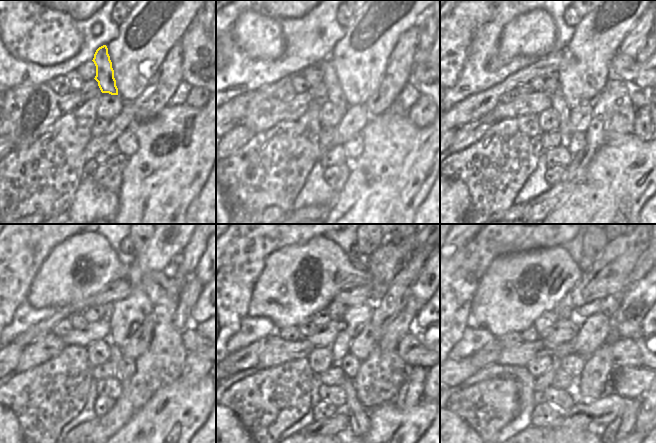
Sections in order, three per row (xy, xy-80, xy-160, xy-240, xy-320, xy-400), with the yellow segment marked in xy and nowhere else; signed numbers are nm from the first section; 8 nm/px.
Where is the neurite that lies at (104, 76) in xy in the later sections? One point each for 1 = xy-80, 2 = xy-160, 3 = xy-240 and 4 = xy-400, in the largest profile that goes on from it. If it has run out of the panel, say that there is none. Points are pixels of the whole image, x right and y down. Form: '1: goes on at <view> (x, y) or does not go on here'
1: goes on at xy-80 (334, 94)
2: goes on at xy-160 (558, 102)
3: goes on at xy-240 (115, 355)
4: goes on at xy-400 (593, 427)

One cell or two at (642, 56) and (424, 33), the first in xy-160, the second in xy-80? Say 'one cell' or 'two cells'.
one cell

